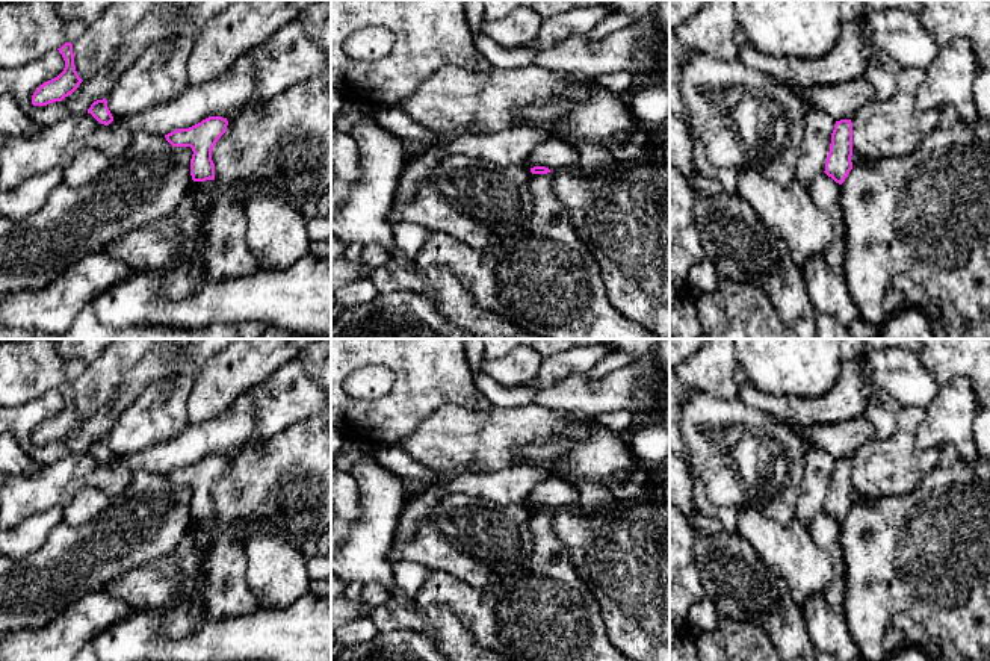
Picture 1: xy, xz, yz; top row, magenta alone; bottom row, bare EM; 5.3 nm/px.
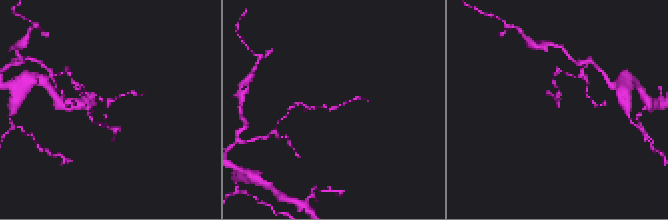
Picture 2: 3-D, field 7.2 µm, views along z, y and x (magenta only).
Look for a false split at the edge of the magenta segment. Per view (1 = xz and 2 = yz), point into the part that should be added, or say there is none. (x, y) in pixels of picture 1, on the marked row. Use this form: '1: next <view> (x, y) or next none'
1: next none
2: next none

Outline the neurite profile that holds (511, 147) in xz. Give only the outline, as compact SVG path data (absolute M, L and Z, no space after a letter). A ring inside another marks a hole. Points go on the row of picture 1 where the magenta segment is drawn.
M515 127L493 135L463 133L446 136L437 133L429 144L405 144L405 160L417 160L431 148L440 148L446 156L463 156L502 166L526 166L534 150L552 136L540 129Z

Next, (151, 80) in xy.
M186 33L172 48L168 57L159 57L153 47L148 47L136 62L121 74L112 91L107 94L107 107L113 118L124 118L147 112L150 107L159 106L175 98L187 85L186 62L190 56L195 36Z

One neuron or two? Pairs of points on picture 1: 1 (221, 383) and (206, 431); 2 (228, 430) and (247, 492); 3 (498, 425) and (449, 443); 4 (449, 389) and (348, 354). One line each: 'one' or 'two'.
1: two
2: two
3: one
4: one

